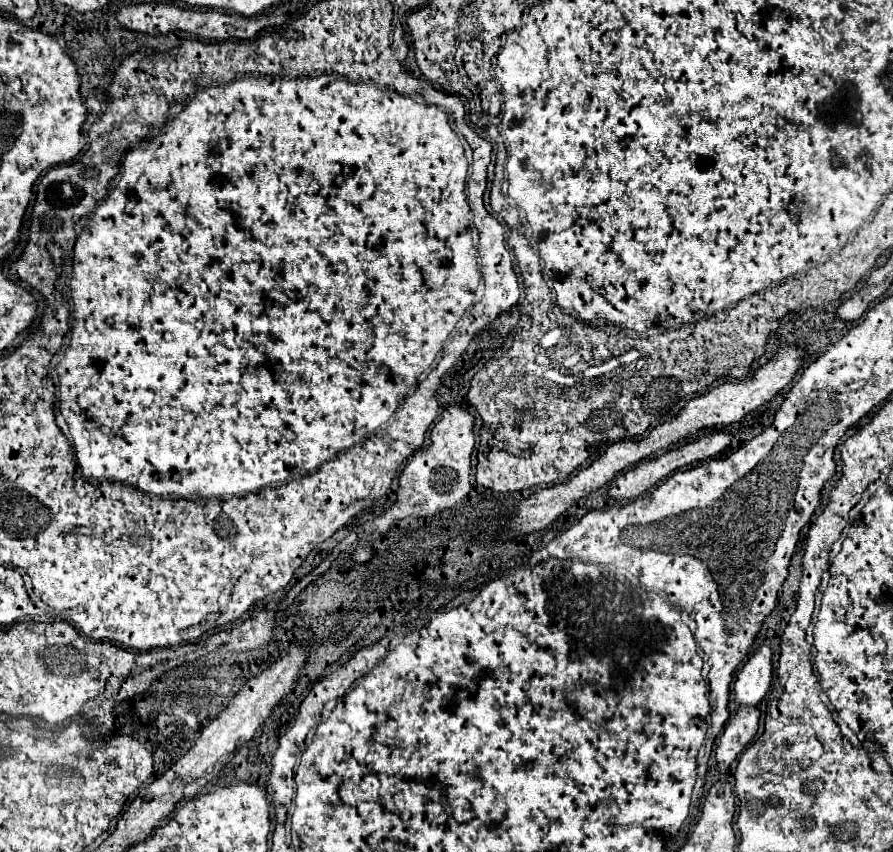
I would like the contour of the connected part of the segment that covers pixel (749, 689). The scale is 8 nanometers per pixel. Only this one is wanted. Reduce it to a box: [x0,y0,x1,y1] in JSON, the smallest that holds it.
[736,639,772,705]

